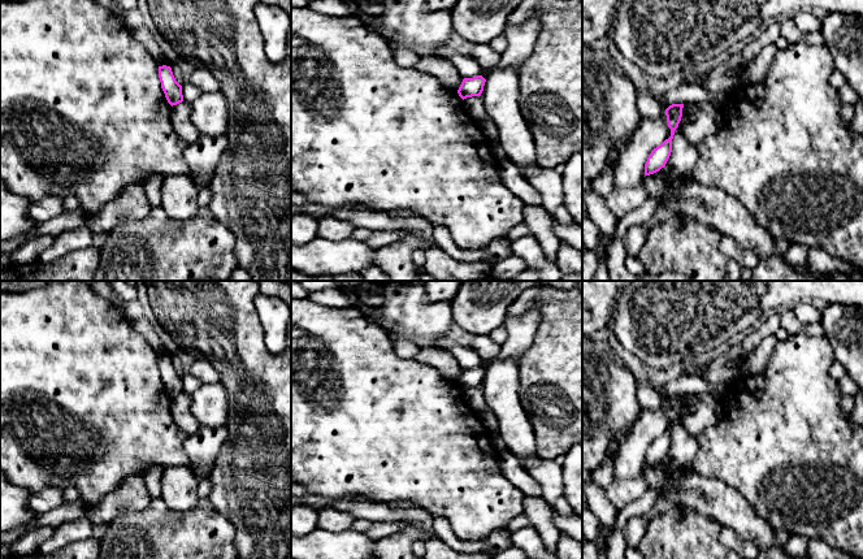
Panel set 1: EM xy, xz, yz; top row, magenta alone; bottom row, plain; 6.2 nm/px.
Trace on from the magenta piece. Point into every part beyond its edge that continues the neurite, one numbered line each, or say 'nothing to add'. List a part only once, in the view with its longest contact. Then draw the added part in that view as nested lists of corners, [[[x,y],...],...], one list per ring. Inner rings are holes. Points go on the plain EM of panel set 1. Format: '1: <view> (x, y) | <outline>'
nothing to add

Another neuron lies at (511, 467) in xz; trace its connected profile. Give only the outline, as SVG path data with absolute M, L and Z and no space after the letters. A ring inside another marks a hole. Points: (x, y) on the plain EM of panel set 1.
M508 451L498 452L502 473L524 494L541 497L539 484L522 468L517 458Z

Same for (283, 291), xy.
M259 281L259 292L283 299L291 309L291 281Z

